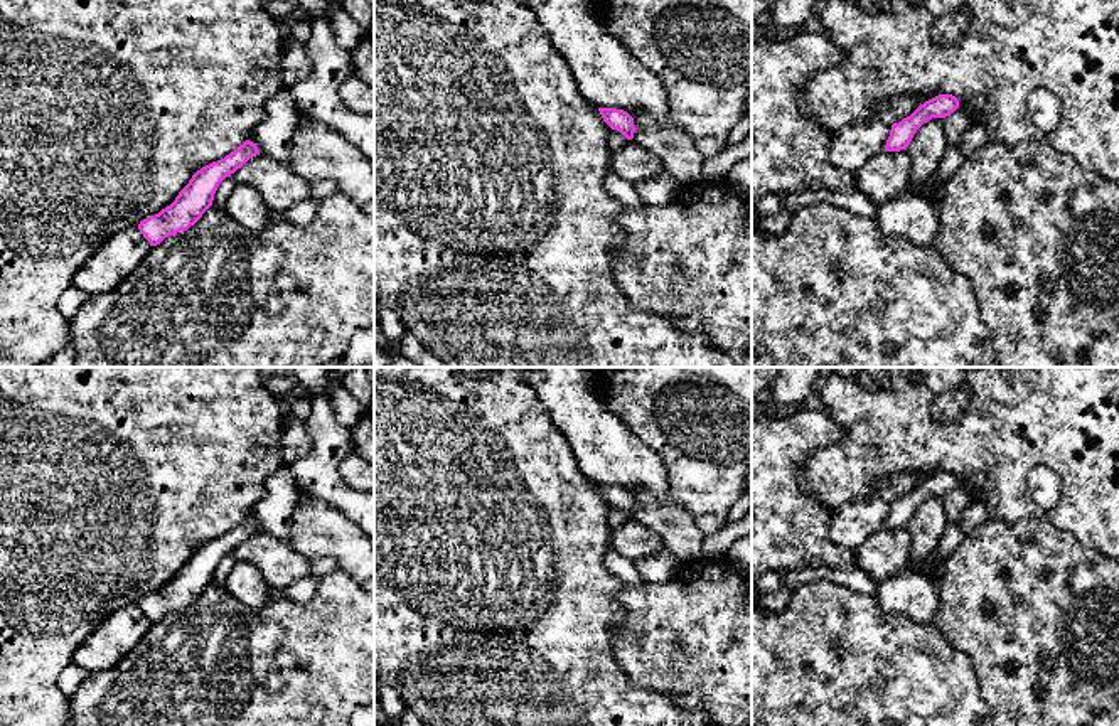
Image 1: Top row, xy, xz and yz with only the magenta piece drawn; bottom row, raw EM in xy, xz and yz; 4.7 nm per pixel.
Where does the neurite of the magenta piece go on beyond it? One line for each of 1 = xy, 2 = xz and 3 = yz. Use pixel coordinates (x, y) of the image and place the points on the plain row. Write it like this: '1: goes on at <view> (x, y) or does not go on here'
1: does not go on here
2: does not go on here
3: does not go on here

